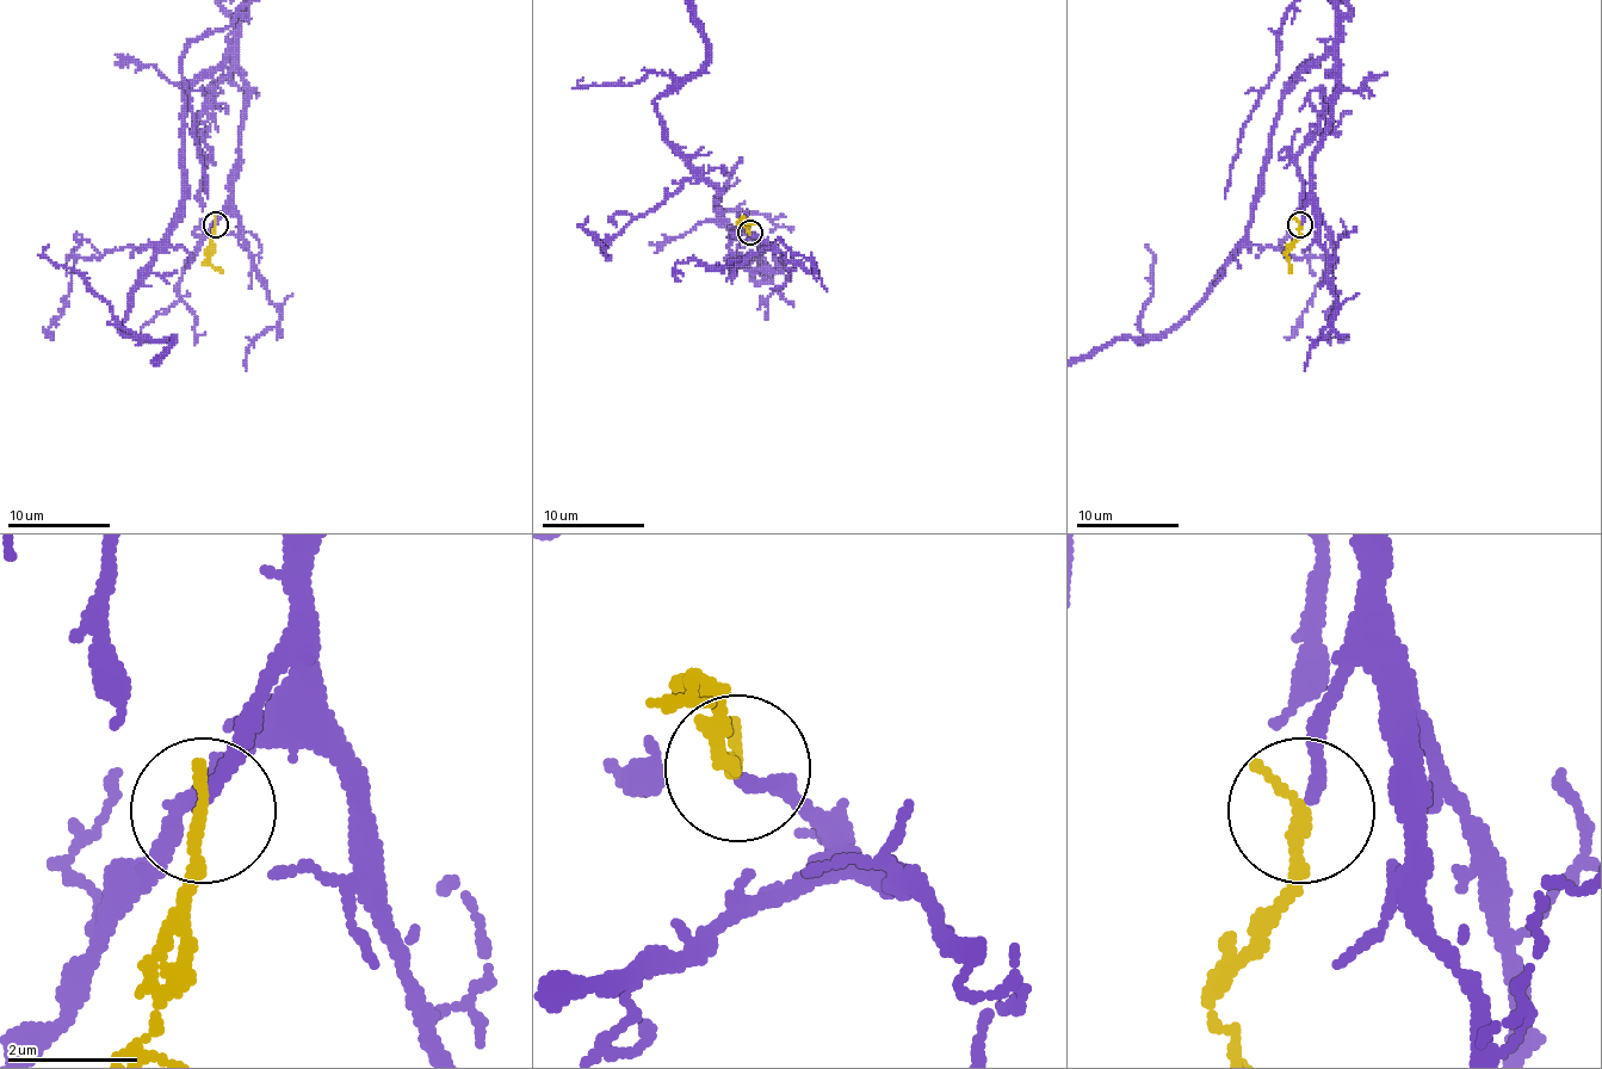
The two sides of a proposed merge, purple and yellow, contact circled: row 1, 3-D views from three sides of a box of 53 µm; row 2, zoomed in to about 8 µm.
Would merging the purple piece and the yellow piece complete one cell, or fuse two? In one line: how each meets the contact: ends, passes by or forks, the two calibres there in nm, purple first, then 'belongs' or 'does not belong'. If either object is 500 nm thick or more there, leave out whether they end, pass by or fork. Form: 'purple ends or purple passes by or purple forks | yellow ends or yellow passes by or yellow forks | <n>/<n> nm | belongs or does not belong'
purple ends | yellow ends | 200/240 nm | belongs

